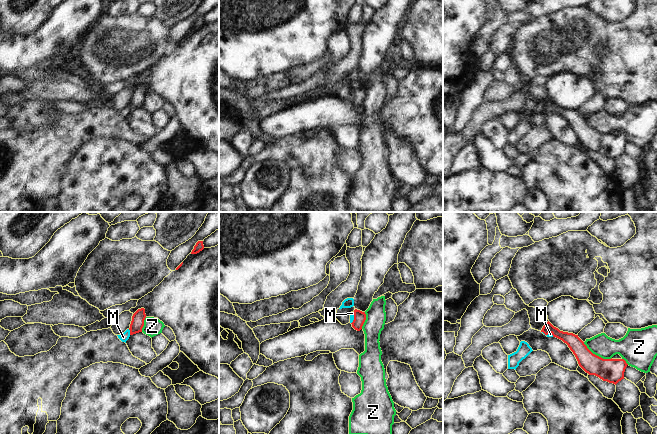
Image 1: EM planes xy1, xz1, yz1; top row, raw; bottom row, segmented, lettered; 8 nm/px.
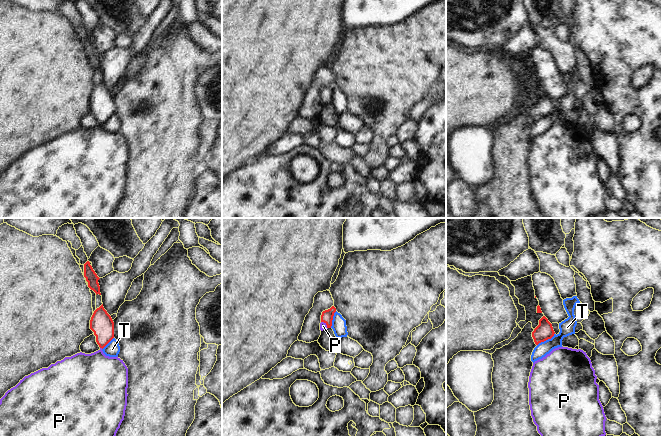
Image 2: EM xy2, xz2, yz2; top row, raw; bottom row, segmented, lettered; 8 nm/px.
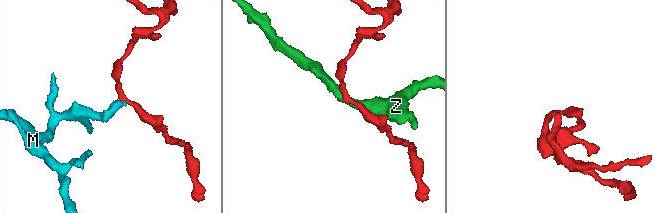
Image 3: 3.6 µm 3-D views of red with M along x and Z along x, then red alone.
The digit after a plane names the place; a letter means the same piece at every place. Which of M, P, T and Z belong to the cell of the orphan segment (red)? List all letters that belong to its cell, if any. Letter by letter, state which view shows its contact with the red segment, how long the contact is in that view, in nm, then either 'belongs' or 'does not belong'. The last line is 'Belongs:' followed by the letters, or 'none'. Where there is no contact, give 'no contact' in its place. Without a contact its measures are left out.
M: xy1 | 50 nm | does not belong
P: xy2 | 30 nm | belongs
T: yz2 | 170 nm | does not belong
Z: yz1 | 260 nm | does not belong
Belongs: P

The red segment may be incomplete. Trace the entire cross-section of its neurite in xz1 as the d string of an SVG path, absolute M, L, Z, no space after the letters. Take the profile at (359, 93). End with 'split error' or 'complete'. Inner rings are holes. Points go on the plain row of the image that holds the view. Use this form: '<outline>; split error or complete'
M355 85L354 86L354 96L351 99L352 103L355 106L360 107L362 105L362 102L363 102L365 96L366 96L365 88Z; complete

